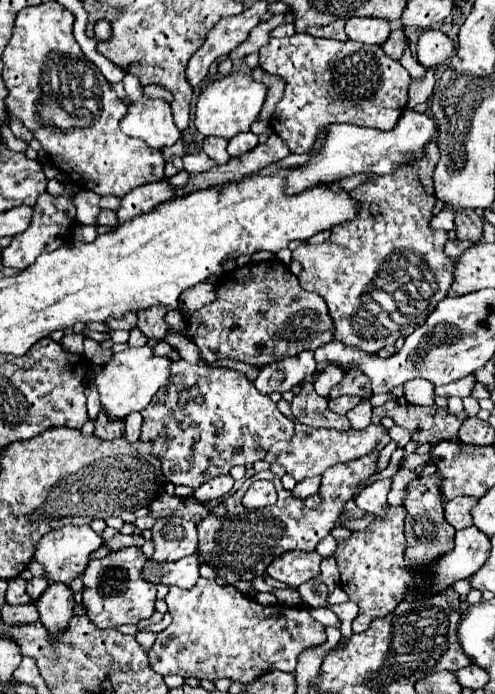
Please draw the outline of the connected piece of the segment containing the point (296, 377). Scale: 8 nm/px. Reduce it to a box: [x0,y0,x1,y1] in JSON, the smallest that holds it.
[254,350,316,394]

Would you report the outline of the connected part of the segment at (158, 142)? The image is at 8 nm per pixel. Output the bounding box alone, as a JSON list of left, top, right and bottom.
[122,76,180,150]

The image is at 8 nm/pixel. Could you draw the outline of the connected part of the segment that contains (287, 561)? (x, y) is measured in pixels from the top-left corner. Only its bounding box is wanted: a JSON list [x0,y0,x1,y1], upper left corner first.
[266,550,322,588]

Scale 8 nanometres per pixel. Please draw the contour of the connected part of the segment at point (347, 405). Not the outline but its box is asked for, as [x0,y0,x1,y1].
[330,396,356,414]

